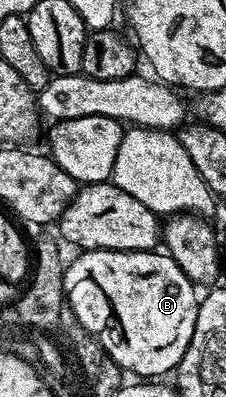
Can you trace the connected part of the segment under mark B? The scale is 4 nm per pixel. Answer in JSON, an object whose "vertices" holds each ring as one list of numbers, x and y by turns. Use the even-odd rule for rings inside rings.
{"vertices":[[88,249,77,254,78,258,74,262,67,264,64,269,64,287,66,288,66,299,69,300,76,296,76,291,80,288,78,277,91,277,93,288,99,289,108,297,111,304,113,317,110,321,110,326,101,338,100,344,106,350,106,354,114,360,123,370,135,373,135,378,138,379,162,379,165,373,173,374,177,370,178,364,184,359,184,351,188,351,190,340,192,339,192,331,196,327,196,315,198,314,198,303,200,300,199,294,194,294,196,290,195,282,189,281,184,275,184,271,180,271,180,267,162,251,147,251,145,253,129,253,123,249]]}

